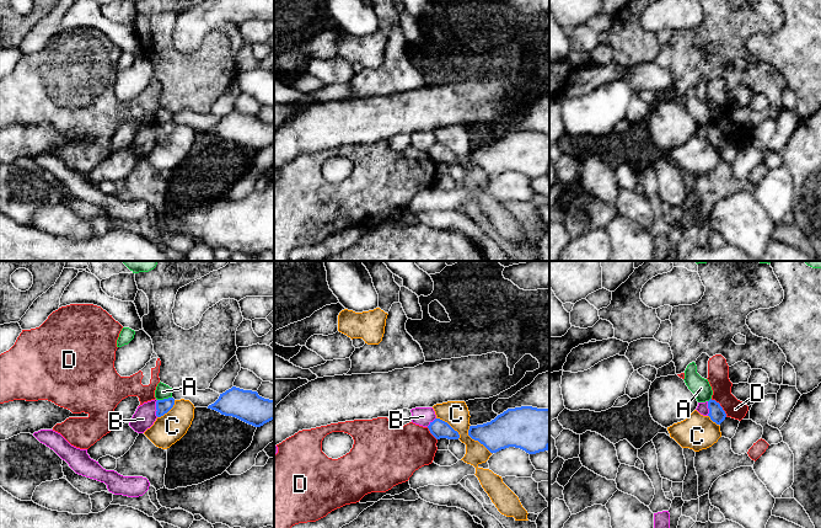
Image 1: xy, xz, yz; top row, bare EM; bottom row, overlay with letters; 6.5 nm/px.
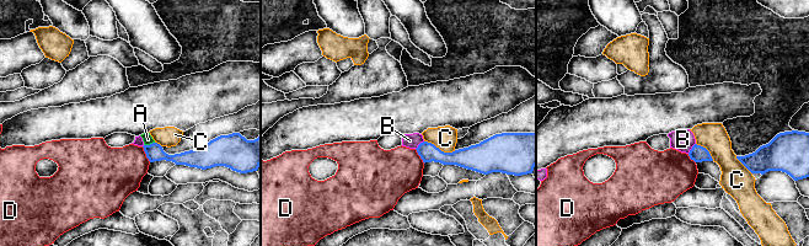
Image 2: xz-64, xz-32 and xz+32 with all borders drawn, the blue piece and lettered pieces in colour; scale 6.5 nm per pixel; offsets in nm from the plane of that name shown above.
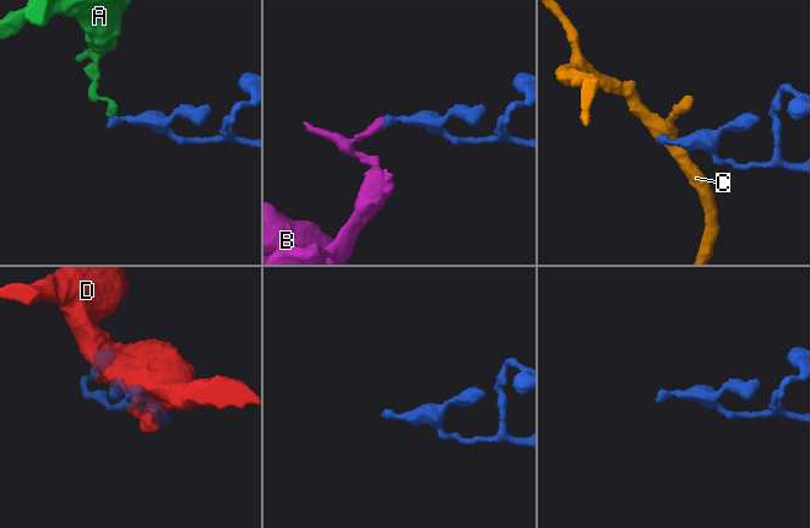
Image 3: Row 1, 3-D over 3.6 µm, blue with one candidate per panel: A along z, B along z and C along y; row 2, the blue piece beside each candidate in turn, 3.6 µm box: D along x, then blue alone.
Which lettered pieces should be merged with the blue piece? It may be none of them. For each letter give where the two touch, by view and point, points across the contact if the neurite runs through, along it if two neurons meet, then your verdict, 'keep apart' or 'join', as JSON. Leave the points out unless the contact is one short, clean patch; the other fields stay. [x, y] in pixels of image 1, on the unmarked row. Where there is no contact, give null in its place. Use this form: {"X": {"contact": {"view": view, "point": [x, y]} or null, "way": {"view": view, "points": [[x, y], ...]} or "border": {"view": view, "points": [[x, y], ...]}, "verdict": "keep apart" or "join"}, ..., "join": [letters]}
{"A": {"contact": {"view": "xy", "point": [164, 123]}, "border": {"view": "xy", "points": [[171, 121], [157, 124]]}, "verdict": "keep apart"}, "B": {"contact": {"view": "xy", "point": [156, 133]}, "border": {"view": "xy", "points": [[157, 124], [156, 140]]}, "verdict": "keep apart"}, "C": {"contact": {"view": "xz", "point": [475, 164]}, "border": {"view": "xz", "points": [[470, 149], [468, 159], [491, 177]]}, "verdict": "keep apart"}, "D": {"contact": {"view": "yz", "point": [720, 131]}, "border": {"view": "yz", "points": [[711, 123], [719, 128], [726, 140]]}, "verdict": "keep apart"}, "join": []}

